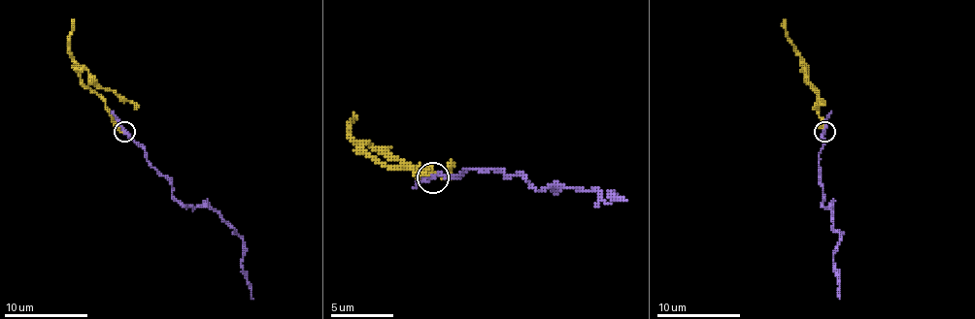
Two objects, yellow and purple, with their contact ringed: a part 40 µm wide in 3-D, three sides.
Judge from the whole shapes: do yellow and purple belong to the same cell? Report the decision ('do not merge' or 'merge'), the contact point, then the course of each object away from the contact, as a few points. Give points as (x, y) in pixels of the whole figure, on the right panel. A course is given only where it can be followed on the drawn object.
do not merge; place (824, 131); course yellow (823, 132), (817, 90), (808, 81), (804, 70), (804, 78), (823, 101), (813, 109); course purple (824, 132), (819, 179), (823, 205), (833, 207), (829, 207), (833, 228), (839, 234), (833, 255), (839, 299)

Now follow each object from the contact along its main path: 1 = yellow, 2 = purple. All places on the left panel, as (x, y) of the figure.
1: (123, 132), (105, 103), (82, 81), (78, 70), (86, 70), (103, 88), (132, 101), (136, 109)
2: (123, 132), (172, 184), (172, 195), (183, 205), (212, 207), (239, 234), (243, 244), (241, 268), (253, 299)

